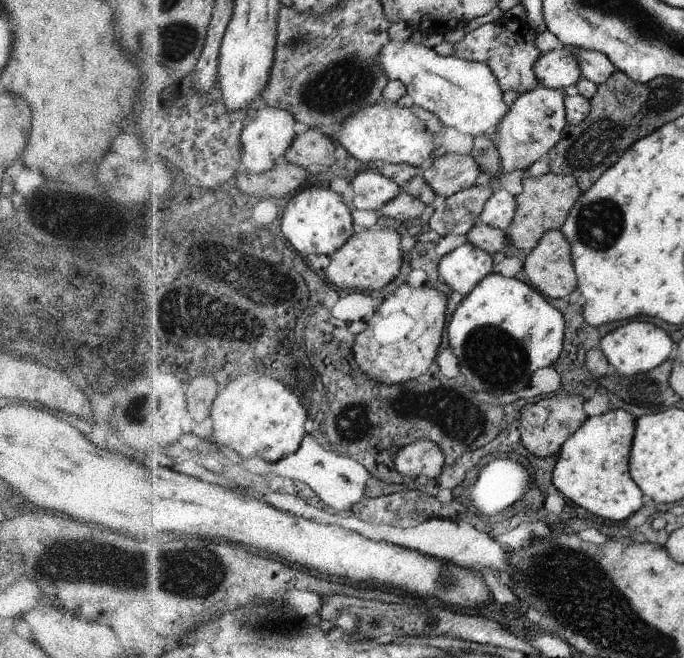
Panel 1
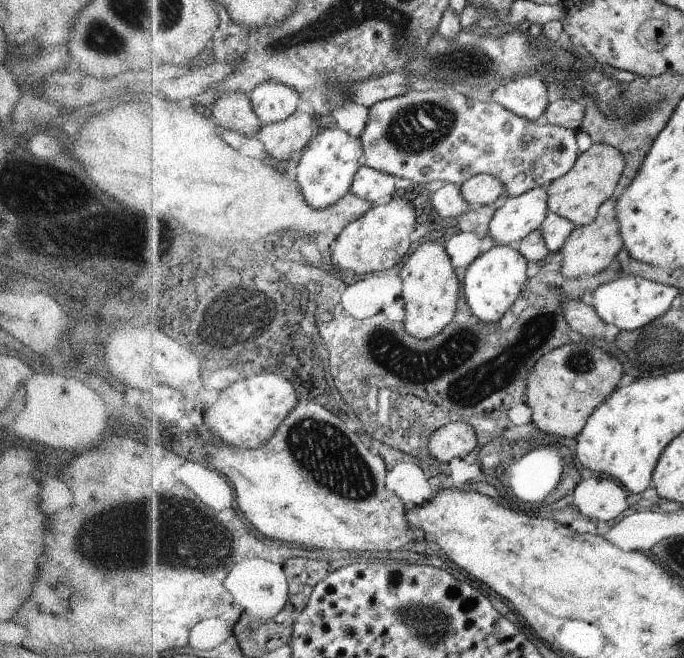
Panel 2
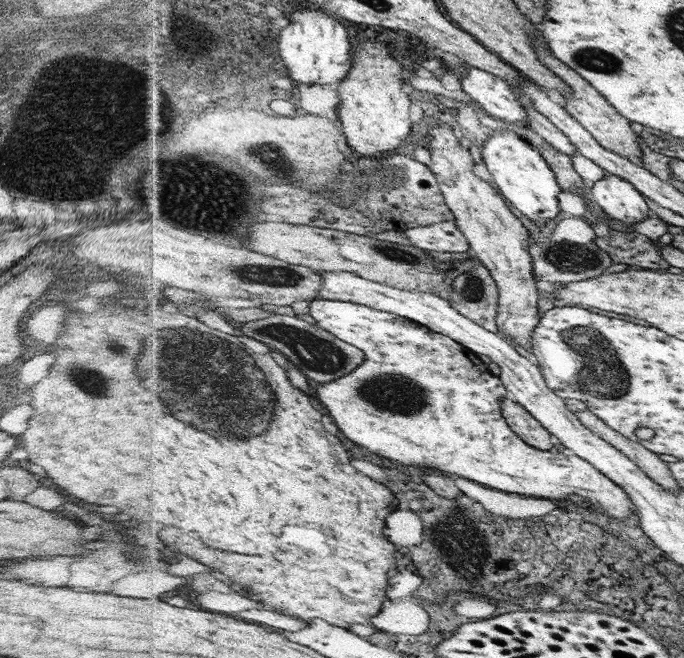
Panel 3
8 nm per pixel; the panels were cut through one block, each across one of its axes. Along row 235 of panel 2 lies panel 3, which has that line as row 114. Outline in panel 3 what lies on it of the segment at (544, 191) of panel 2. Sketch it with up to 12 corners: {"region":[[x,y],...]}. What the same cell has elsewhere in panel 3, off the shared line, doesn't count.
{"region":[[469,67],[462,90],[490,116],[529,126],[502,77]]}

